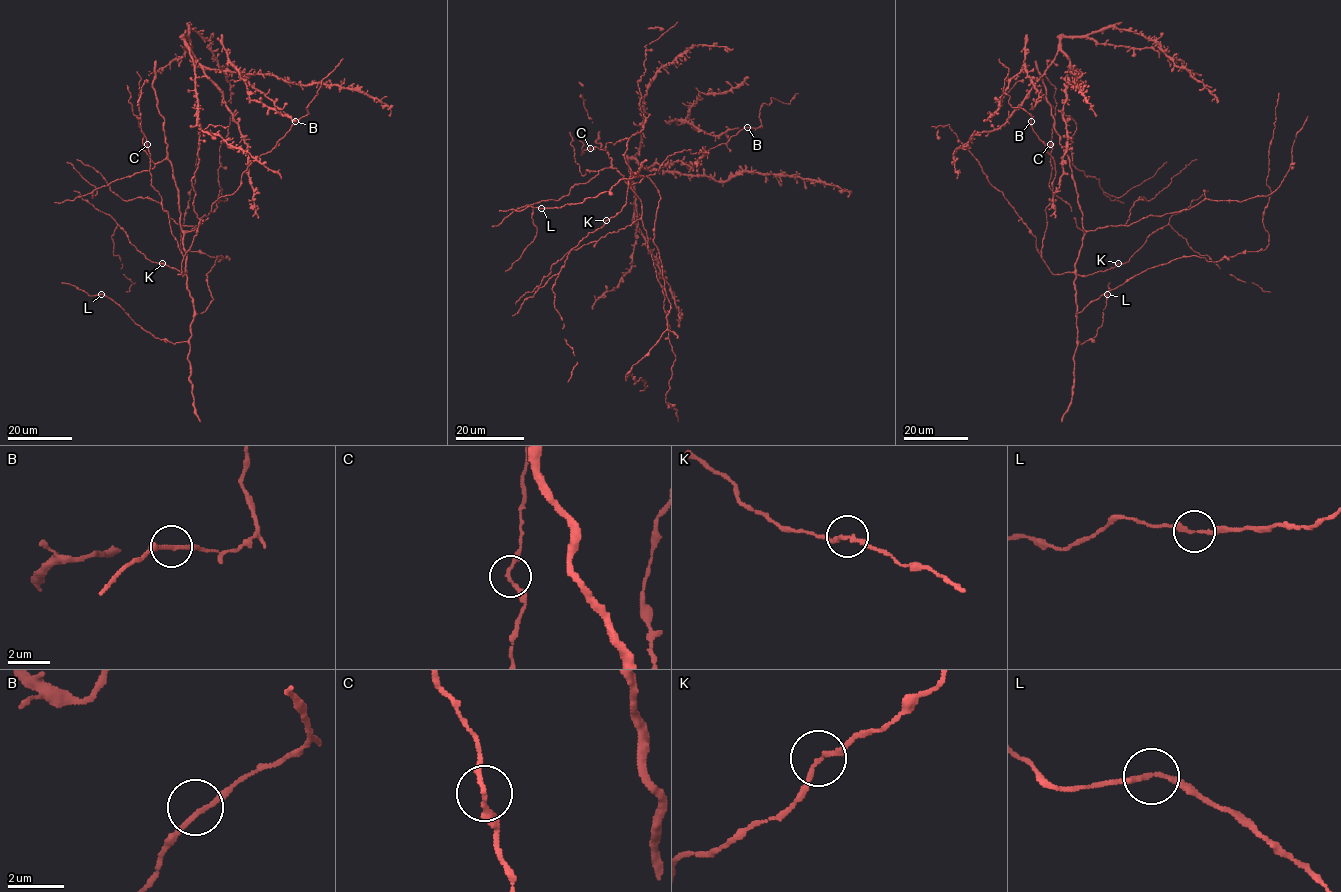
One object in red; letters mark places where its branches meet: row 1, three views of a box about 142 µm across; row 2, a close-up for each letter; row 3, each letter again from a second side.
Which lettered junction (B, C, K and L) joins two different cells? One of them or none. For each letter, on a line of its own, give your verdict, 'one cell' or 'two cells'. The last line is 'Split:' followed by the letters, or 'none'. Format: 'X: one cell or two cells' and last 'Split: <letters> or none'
B: one cell
C: one cell
K: one cell
L: one cell
Split: none

